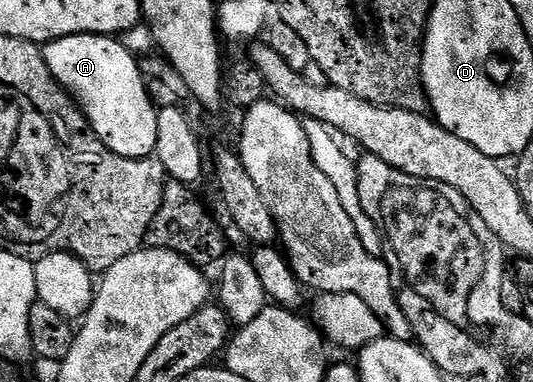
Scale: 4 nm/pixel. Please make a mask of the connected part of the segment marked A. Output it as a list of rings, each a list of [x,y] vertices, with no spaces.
[[[79,33],[73,37],[59,37],[57,41],[49,41],[43,46],[43,51],[46,67],[50,67],[56,82],[72,96],[98,139],[102,139],[110,151],[123,157],[151,157],[155,154],[158,143],[158,109],[147,94],[145,74],[140,74],[140,65],[136,62],[139,60],[130,51],[126,51],[123,40],[112,35]]]

